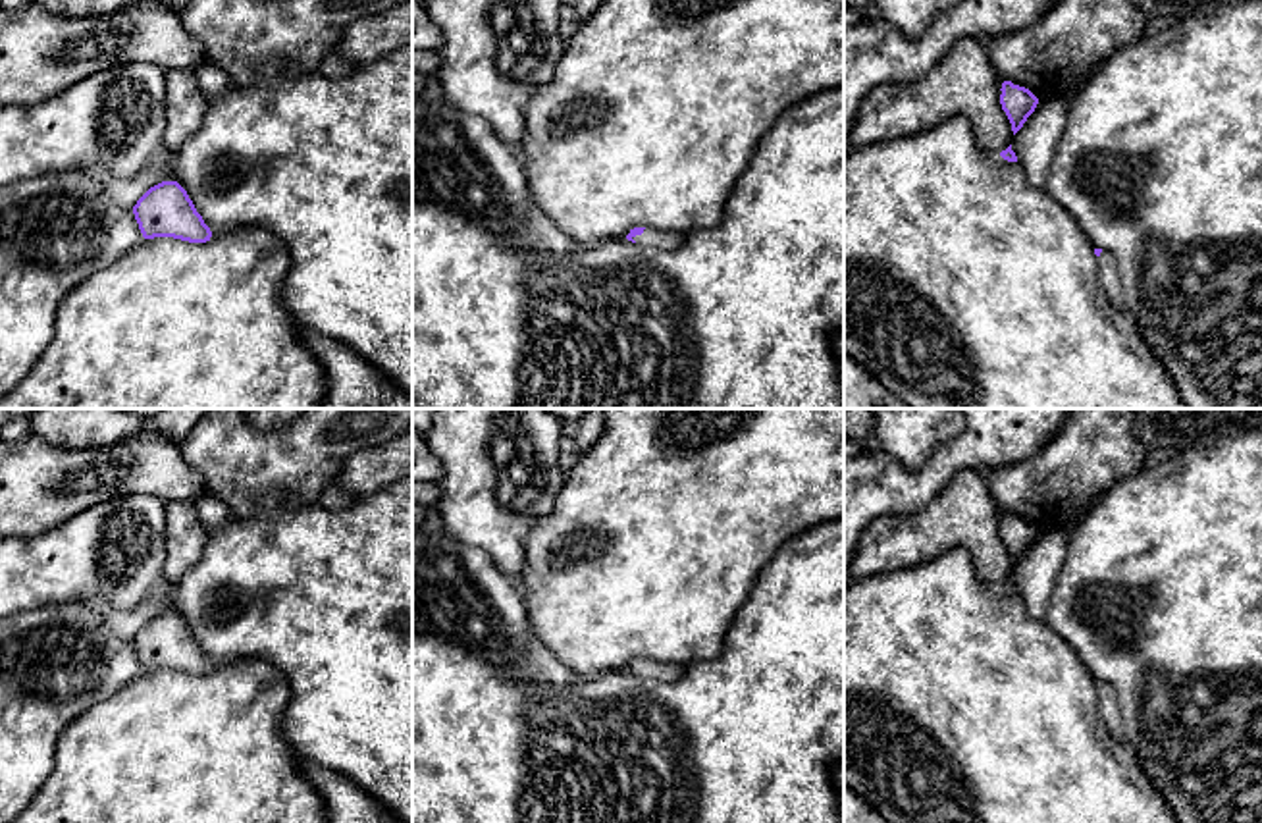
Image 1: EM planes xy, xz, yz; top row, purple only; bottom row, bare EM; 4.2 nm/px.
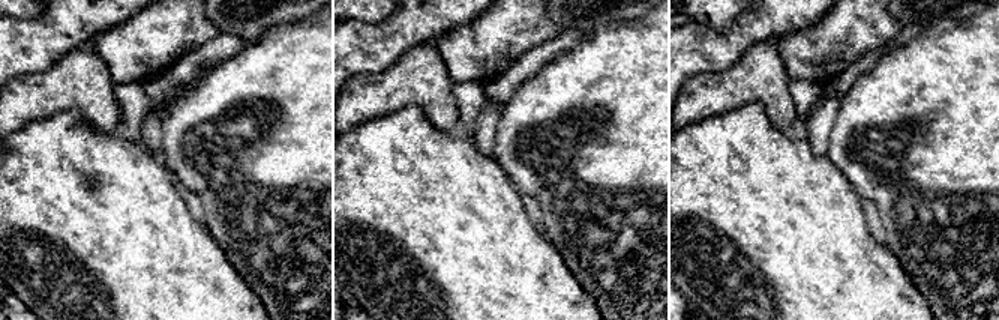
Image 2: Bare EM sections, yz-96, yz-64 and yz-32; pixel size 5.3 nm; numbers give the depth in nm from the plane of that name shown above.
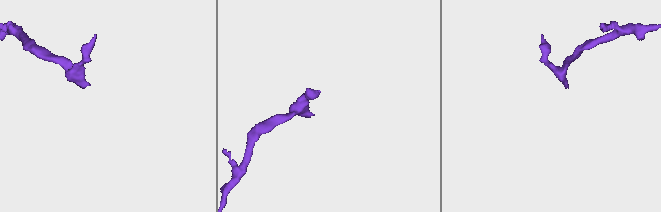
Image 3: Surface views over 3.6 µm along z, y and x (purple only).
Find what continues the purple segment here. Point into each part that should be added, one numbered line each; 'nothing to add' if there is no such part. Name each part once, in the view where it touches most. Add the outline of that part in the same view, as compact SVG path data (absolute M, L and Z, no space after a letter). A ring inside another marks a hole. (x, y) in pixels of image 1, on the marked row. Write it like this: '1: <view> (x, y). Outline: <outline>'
1: xz (654, 238). Outline: M645 227L642 235L632 237L636 243L661 249L674 251L686 241L688 233L682 231L663 231L655 227Z

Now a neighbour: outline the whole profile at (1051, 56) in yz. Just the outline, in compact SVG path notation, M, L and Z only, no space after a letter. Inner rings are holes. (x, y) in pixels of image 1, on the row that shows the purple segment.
M1058 0L1039 21L986 42L1000 83L1029 89L1039 100L1064 96L1116 48L1144 37L1148 17L1133 0Z

